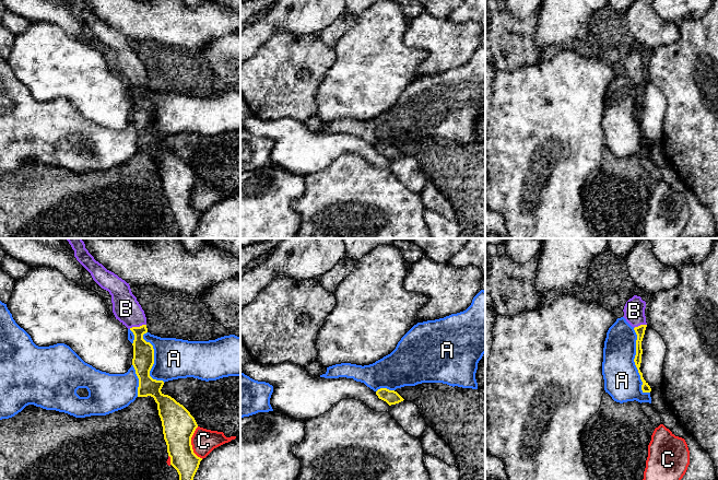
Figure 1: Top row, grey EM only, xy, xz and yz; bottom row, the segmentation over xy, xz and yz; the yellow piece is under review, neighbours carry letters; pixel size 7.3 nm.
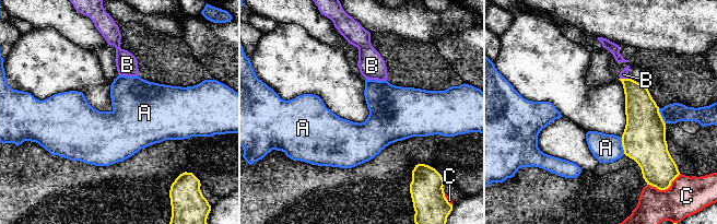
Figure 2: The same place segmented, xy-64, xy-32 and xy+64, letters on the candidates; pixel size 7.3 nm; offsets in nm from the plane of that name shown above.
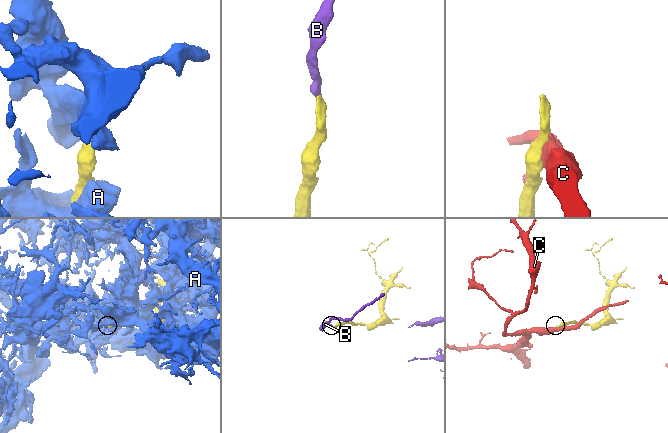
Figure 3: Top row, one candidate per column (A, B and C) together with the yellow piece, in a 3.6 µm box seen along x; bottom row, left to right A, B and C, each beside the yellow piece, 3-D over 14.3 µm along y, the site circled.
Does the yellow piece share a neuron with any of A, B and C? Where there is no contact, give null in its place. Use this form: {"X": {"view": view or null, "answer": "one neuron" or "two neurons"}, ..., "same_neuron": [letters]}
{"A": {"view": "yz", "answer": "two neurons"}, "B": {"view": "xy", "answer": "one neuron"}, "C": {"view": "xy", "answer": "two neurons"}, "same_neuron": ["B"]}

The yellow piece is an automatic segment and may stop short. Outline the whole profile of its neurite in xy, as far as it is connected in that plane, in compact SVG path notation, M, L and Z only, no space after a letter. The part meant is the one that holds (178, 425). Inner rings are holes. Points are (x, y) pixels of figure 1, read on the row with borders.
M82 238L66 239L74 250L76 260L91 273L93 280L111 295L116 319L133 332L132 365L139 378L138 397L154 398L170 465L177 470L179 480L193 480L202 460L193 453L191 445L191 437L198 424L183 405L161 391L164 382L150 376L154 364L154 349L143 339L143 335L148 332L144 311L132 294L129 283L96 261L85 248Z

